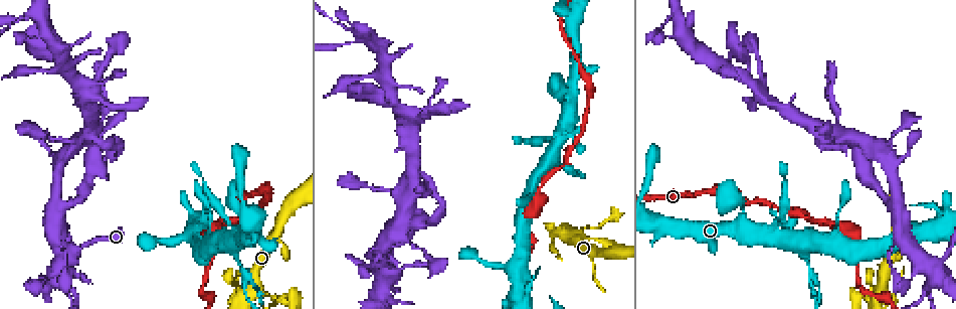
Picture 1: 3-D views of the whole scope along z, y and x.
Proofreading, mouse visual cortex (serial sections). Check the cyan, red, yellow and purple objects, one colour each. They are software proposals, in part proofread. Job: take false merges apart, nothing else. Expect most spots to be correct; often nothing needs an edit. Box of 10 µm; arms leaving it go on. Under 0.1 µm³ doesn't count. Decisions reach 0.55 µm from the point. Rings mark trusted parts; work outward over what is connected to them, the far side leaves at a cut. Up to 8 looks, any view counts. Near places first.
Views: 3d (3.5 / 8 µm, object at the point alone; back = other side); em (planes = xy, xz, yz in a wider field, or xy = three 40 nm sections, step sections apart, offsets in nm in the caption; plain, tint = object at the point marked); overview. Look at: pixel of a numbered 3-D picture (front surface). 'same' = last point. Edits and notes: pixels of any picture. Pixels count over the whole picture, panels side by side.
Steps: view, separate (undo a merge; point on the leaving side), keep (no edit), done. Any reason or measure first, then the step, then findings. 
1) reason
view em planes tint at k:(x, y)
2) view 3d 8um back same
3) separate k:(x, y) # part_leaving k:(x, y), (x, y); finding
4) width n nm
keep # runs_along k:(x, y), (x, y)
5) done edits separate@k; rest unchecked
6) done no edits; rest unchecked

abrupt turn
view 3d 3.5um at 1:(568, 238)

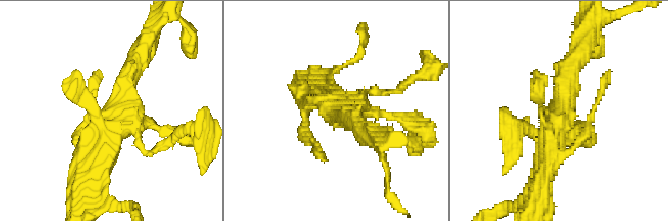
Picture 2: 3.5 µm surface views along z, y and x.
view em planes tint at 2:(117, 116)

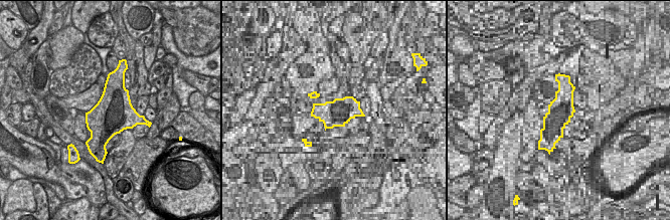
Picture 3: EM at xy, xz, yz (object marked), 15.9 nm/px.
keep # runs_along 2:(140, 58), (109, 142), (77, 154); one cell here

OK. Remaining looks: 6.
view 3d 3.5um back at 1:(230, 247)

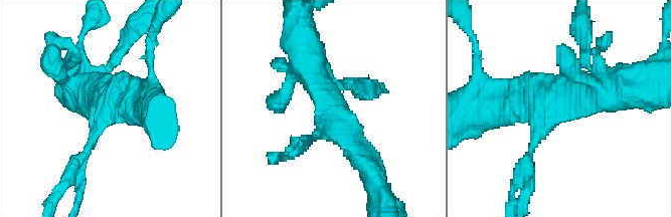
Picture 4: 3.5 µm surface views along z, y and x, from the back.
arms 3; arm_widths 150, 400, 500 nm; shape alone is not enough
view em xy step 1 tint at 4:(329, 126)

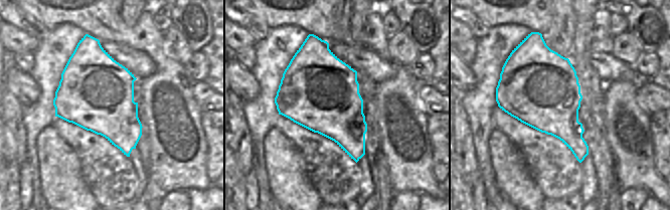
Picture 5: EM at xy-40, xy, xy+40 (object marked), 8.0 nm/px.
keep # runs_along 4:(306, 60), (337, 123), (371, 171); continuous, no second cell

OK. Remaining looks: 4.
a fork
view 3d 3.5um at 1:(917, 255)

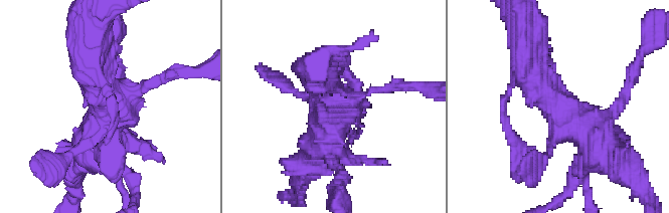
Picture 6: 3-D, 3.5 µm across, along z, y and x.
now the EM
view em xy step 5 tint at 6:(339, 100)

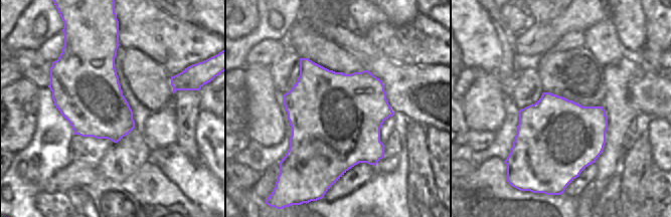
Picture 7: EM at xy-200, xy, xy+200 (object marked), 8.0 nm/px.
keep # runs_along 6:(169, 74), (114, 101), (93, 46); continuous, no second cell

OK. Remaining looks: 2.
thin arm on a thick one
view em xy step 2 tint at 1:(417, 179)

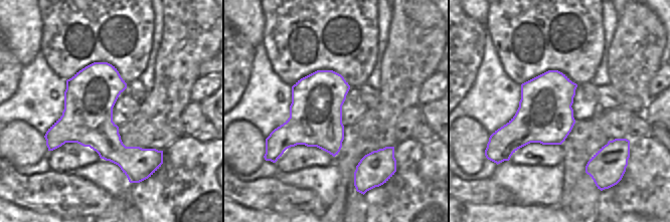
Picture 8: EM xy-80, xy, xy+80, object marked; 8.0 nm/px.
view 3d 3.5um back same

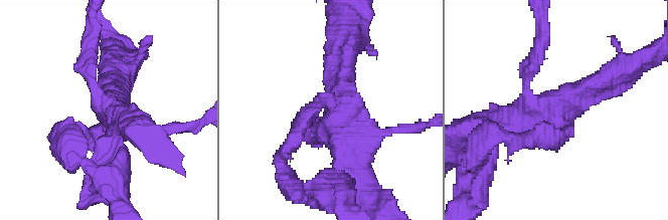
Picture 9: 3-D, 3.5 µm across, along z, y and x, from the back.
width 420 nm
keep # runs_along 9:(355, 161), (327, 99), (293, 138); all the same cell

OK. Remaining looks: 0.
done no edits; rest unchecked

